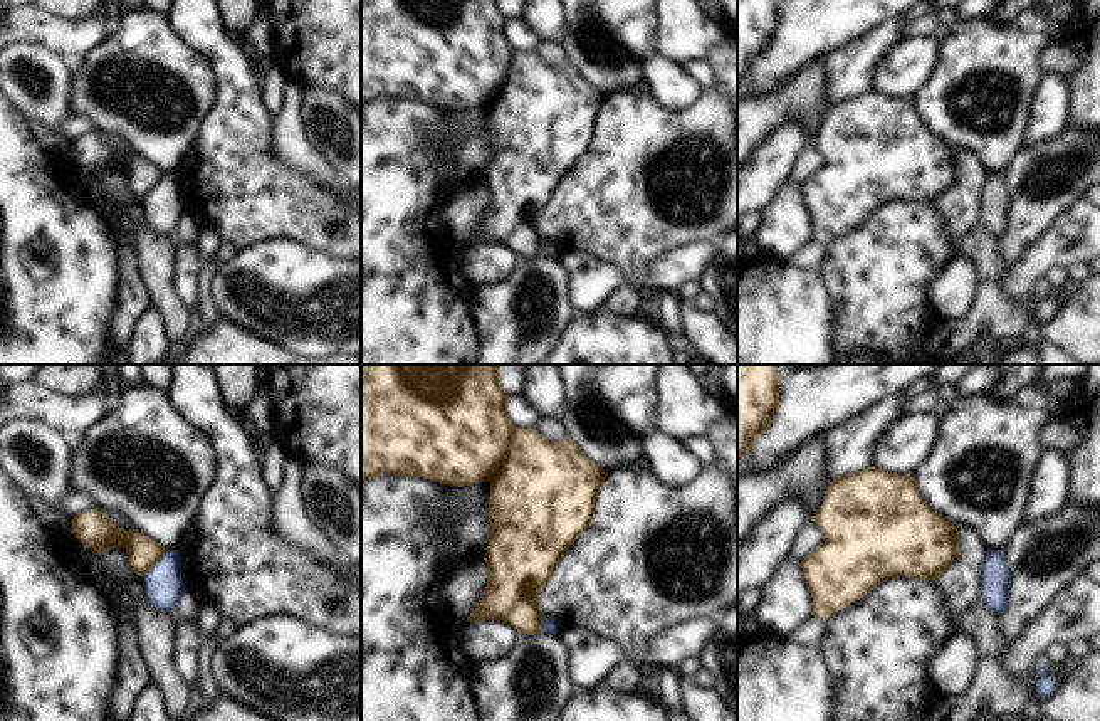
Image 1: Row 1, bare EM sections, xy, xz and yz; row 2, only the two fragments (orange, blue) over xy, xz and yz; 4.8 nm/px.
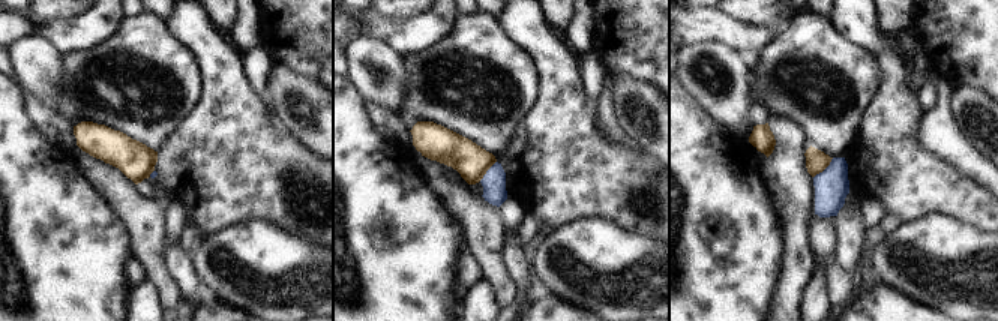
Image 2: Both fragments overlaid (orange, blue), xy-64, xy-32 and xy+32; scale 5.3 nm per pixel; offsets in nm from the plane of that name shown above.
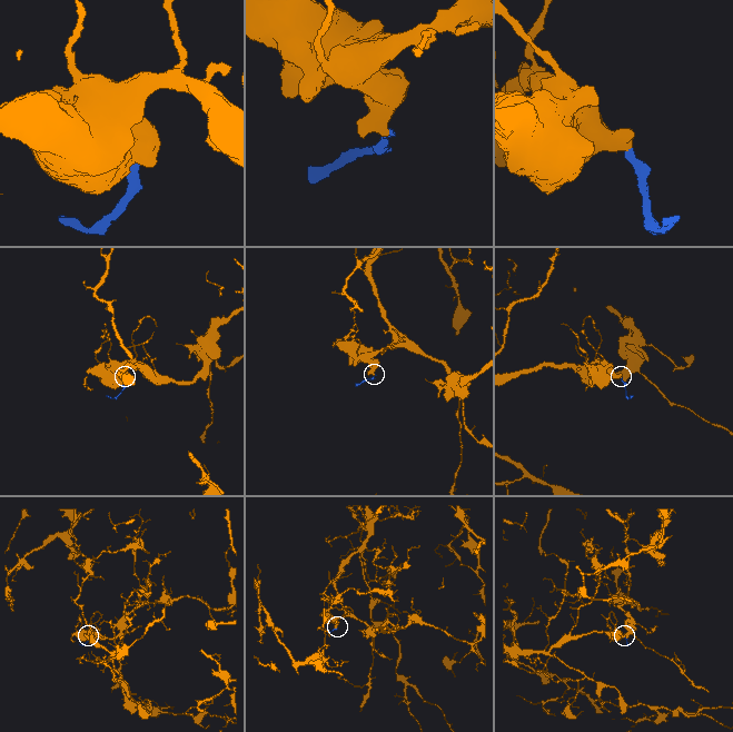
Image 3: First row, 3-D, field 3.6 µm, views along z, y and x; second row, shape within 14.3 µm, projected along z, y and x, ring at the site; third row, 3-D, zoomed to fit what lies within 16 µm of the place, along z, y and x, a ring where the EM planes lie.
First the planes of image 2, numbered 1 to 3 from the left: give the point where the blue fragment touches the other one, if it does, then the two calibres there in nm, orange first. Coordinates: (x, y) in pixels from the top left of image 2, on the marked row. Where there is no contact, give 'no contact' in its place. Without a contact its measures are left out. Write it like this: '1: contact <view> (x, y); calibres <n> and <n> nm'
1: contact xy-64 (152, 171); calibres 200 and 40 nm
2: contact xy-32 (486, 170); calibres 180 and 130 nm
3: contact xy+32 (824, 168); calibres 120 and 190 nm

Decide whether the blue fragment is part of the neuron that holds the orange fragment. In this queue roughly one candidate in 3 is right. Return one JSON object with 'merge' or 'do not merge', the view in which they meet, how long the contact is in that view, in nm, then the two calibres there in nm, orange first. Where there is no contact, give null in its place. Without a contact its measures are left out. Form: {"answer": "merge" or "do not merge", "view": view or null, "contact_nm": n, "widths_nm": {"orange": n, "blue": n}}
{"answer": "do not merge", "view": "xy", "contact_nm": 190, "widths_nm": {"orange": 150, "blue": 180}}

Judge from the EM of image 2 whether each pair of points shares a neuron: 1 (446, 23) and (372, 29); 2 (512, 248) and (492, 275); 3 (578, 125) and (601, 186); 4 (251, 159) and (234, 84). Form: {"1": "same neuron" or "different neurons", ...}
{"1": "same neuron", "2": "different neurons", "3": "same neuron", "4": "same neuron"}

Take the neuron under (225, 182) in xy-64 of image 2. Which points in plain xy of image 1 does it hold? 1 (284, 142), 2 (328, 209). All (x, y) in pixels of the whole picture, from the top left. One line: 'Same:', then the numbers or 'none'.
Same: 2

